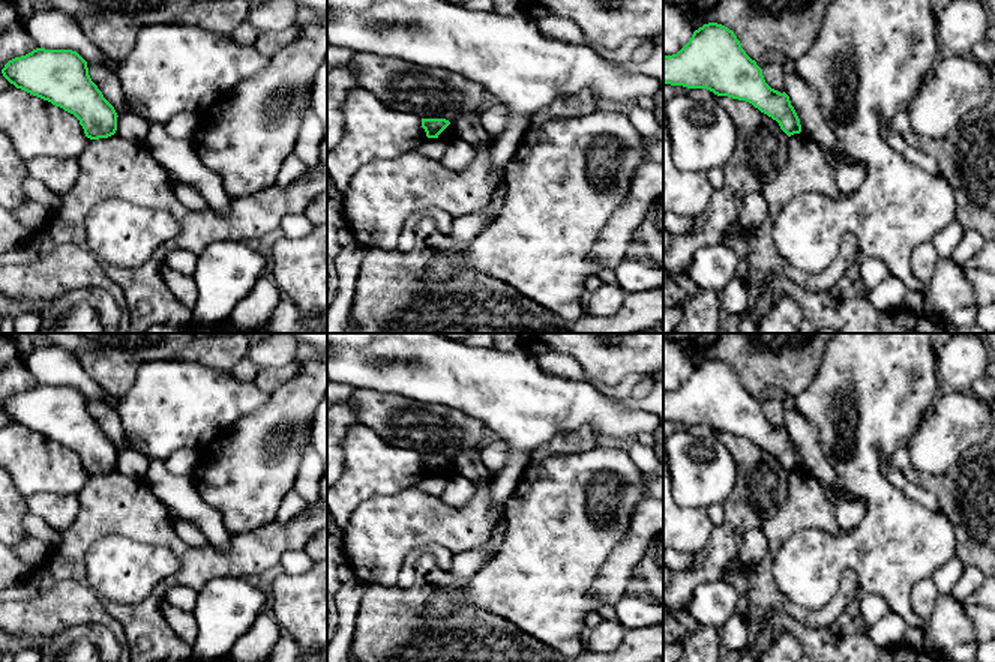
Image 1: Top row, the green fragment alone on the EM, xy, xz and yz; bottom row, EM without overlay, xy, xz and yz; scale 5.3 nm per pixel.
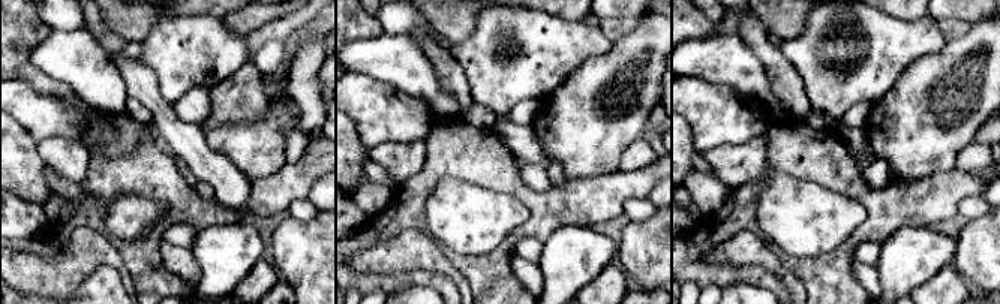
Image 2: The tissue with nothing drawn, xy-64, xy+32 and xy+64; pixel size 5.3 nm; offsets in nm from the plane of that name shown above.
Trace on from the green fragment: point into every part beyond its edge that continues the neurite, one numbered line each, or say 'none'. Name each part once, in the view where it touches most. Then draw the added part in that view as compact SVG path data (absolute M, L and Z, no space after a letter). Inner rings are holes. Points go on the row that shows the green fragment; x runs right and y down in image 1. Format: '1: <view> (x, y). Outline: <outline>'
none

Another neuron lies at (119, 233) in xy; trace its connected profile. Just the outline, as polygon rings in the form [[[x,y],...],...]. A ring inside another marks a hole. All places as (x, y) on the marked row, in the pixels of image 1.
[[[107,198],[86,216],[84,245],[102,264],[134,269],[147,263],[180,230],[164,209]]]

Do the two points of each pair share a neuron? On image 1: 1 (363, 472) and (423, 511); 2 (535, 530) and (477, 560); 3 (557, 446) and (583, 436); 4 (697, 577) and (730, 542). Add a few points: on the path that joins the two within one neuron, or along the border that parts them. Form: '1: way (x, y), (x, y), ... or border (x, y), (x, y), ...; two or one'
1: border (416, 484), (396, 493), (374, 496), (362, 502); two
2: border (497, 548), (470, 577); two
3: way (563, 445), (577, 440); one
4: way (704, 568), (721, 551); one

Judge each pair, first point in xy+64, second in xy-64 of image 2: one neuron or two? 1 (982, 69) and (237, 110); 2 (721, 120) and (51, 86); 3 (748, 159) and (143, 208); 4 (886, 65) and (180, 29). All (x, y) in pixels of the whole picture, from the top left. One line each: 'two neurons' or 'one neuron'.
1: two neurons
2: two neurons
3: one neuron
4: one neuron

